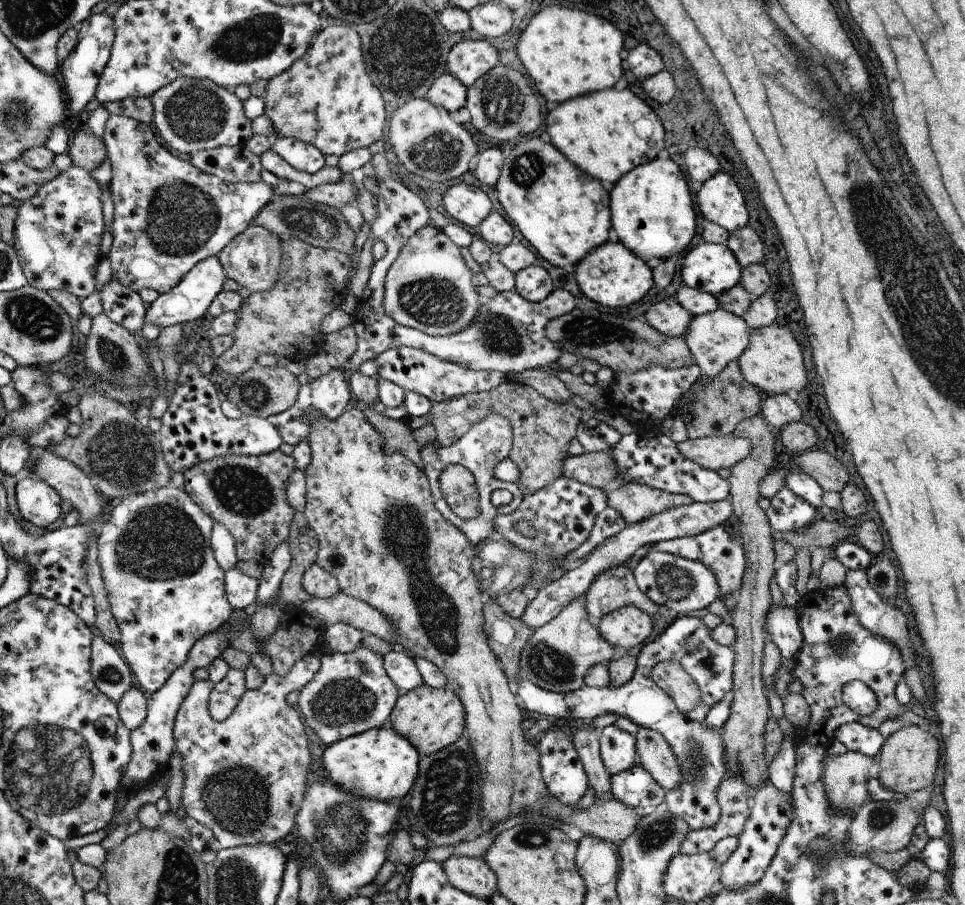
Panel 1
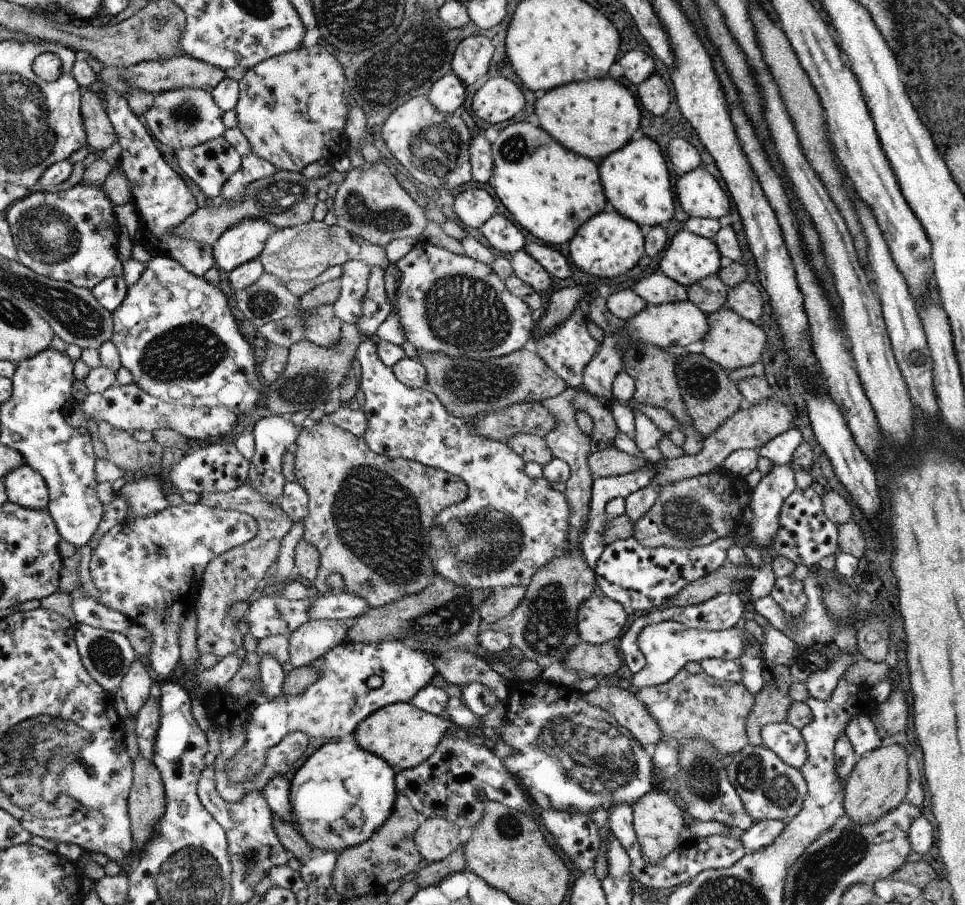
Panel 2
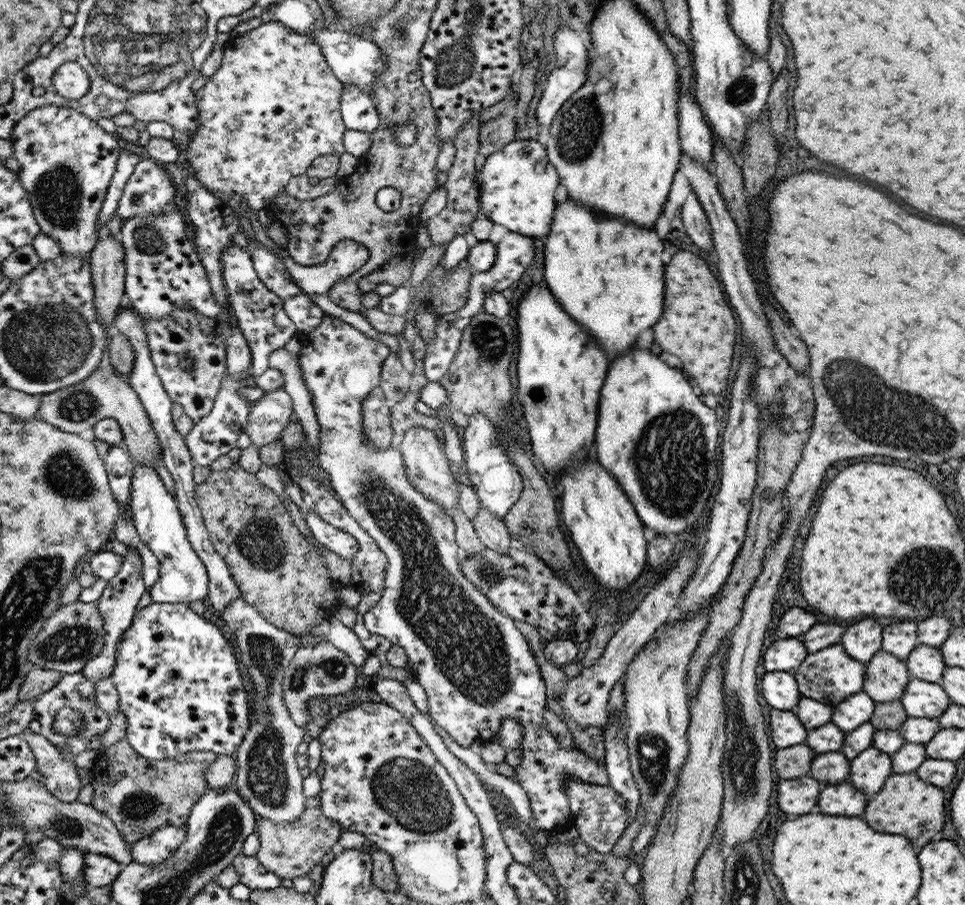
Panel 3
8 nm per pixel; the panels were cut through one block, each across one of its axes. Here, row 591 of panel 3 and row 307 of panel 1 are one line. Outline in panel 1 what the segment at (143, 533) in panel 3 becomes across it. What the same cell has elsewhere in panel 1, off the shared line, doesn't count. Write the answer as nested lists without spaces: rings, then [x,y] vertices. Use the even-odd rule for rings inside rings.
[[[212,256],[198,263],[170,292],[161,294],[150,304],[150,307],[144,314],[144,324],[154,324],[158,328],[165,326],[174,326],[174,324],[184,324],[189,327],[198,325],[208,308],[214,302],[216,296],[222,291],[223,284],[228,279],[227,273],[224,272],[223,264],[219,256]]]

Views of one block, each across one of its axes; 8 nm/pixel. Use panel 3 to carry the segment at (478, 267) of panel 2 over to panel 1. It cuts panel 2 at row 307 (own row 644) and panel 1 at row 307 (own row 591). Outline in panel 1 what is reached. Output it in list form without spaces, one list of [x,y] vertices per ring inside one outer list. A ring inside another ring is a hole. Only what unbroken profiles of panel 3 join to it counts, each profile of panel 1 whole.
[[[423,226],[408,240],[400,250],[398,258],[390,266],[384,278],[383,305],[385,313],[402,326],[415,328],[428,336],[452,336],[474,322],[484,299],[476,292],[473,282],[474,272],[462,257],[460,247],[456,246],[443,229],[434,226]]]

